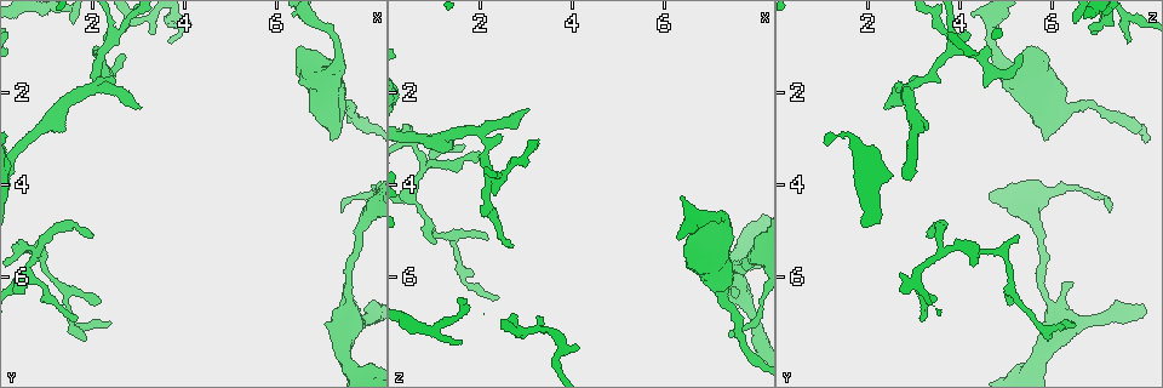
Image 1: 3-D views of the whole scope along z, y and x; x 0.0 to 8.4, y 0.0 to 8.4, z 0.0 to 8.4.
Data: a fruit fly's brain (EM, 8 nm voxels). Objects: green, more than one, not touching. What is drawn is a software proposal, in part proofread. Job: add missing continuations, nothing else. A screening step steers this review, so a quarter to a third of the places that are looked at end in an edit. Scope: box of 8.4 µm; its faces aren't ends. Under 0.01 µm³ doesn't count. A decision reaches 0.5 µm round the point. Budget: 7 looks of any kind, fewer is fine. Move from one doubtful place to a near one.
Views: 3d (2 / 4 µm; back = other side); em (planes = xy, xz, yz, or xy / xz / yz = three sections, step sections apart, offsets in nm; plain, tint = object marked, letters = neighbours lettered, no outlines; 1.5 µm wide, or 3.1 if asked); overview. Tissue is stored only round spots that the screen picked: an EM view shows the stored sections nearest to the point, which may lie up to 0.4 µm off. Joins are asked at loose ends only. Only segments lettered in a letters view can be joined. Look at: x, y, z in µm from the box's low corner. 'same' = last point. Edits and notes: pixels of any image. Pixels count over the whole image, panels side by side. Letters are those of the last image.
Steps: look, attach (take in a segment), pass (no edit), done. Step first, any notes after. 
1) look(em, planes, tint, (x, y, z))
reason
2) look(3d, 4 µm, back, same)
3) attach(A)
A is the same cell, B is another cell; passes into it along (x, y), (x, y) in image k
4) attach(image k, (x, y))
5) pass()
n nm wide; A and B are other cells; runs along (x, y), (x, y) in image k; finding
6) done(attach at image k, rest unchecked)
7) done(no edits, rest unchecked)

look(3d, 4 µm, (3.70, 0.95, 7.65))
thin end

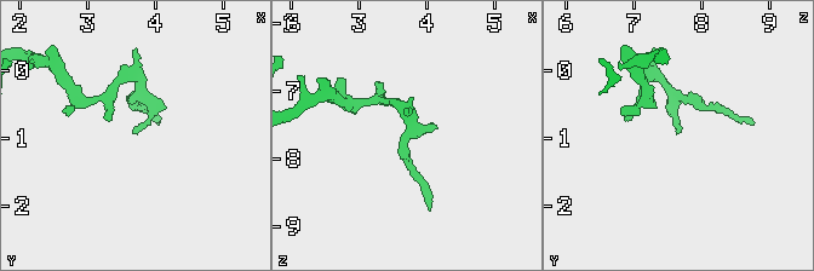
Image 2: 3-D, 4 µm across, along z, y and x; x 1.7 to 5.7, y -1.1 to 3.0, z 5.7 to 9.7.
look(em, yz, step 4, tint, (3.70, 0.95, 7.65))

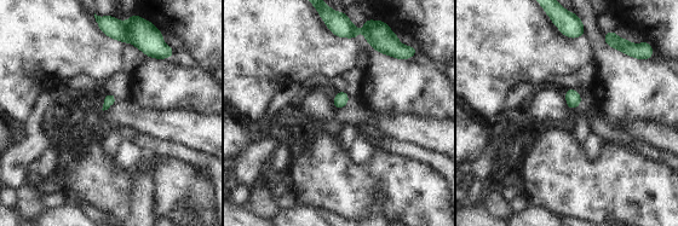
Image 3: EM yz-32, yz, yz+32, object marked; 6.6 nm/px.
look(em, yz, step 4, letters, same)

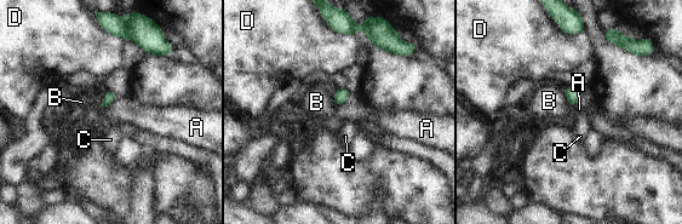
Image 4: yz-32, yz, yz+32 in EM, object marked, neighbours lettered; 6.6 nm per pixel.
pass()
A, B, C and D are other cells; border along (350, 97), (336, 108) in image 4; no lettered segment goes on from it

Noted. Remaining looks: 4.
look(em, planes, tint, (7.20, 3.05, 5.85))
stops while still wide

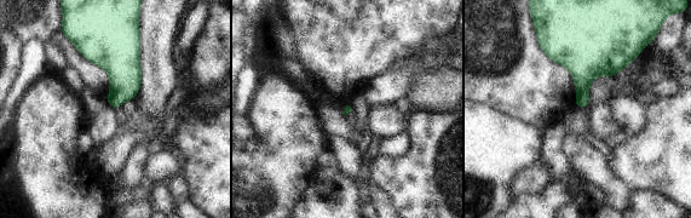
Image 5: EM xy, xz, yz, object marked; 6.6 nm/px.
look(em, planes, letters, same)

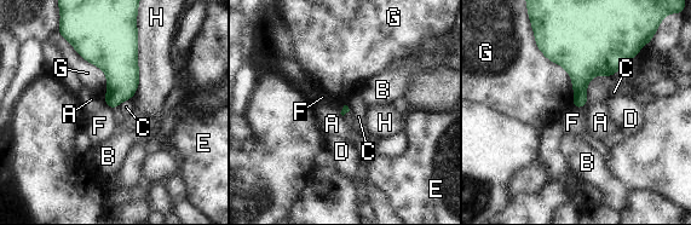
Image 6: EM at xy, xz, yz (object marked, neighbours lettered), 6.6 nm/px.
pass()
G touches over 550 nm; A, B, C, D, E, F, G and H are other cells; border along (573, 105), (579, 109) in image 6; no lettered segment goes on from it

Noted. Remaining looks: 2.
look(3d, 4 µm, (2.00, 5.05, 3.25))
tapers out

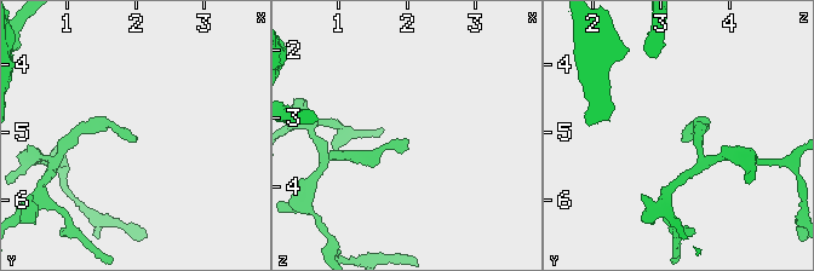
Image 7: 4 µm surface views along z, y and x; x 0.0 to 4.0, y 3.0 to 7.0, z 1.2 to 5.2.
look(em, planes, letters, (2.00, 5.10, 3.25))
now the EM

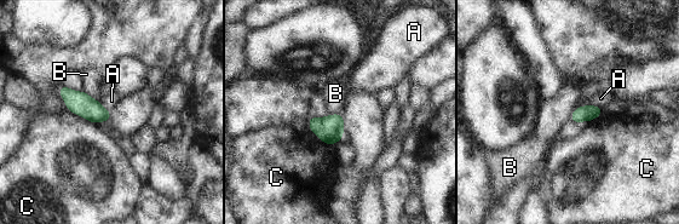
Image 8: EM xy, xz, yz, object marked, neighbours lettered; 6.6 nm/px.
pass()
A, B and C are other cells; border along (85, 91), (99, 102) in image 8; no lettered segment goes on from it

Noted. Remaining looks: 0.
done(no edits, rest unchecked)

